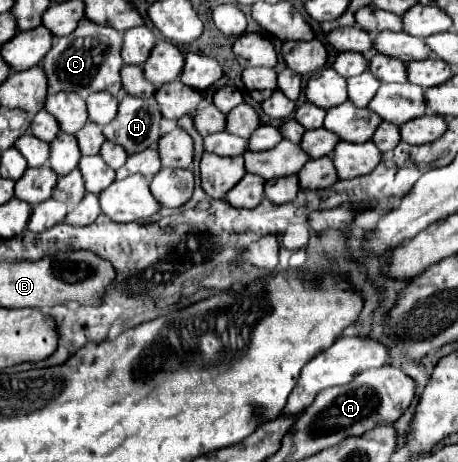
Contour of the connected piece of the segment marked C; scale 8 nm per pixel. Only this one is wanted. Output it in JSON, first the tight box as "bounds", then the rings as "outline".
{"bounds":[43,19,121,97],"outline":[[[81,19],[79,27],[71,35],[55,39],[51,51],[43,59],[43,69],[49,81],[49,93],[75,91],[81,97],[87,97],[95,91],[109,91],[113,95],[119,95],[121,67],[121,33],[105,25],[97,25],[89,19]]]}

